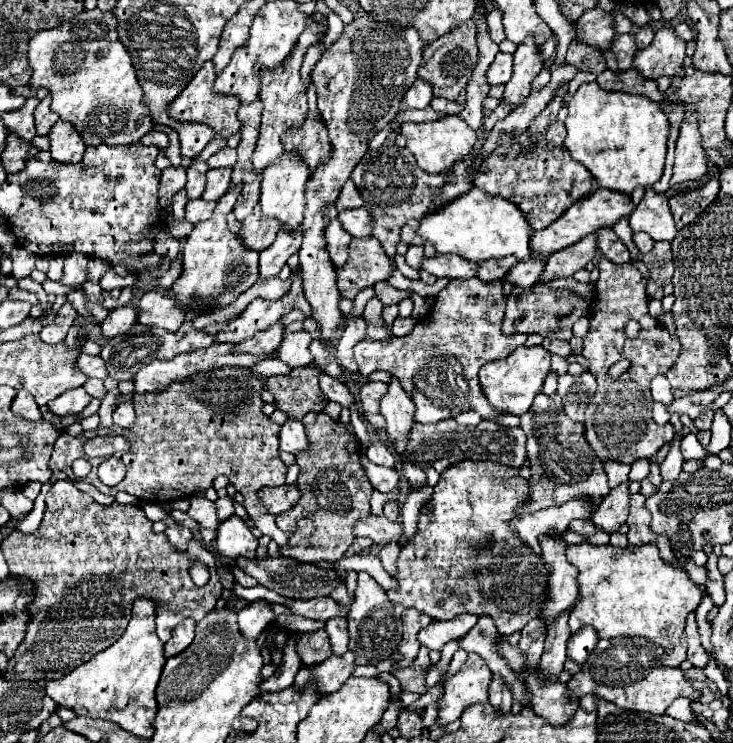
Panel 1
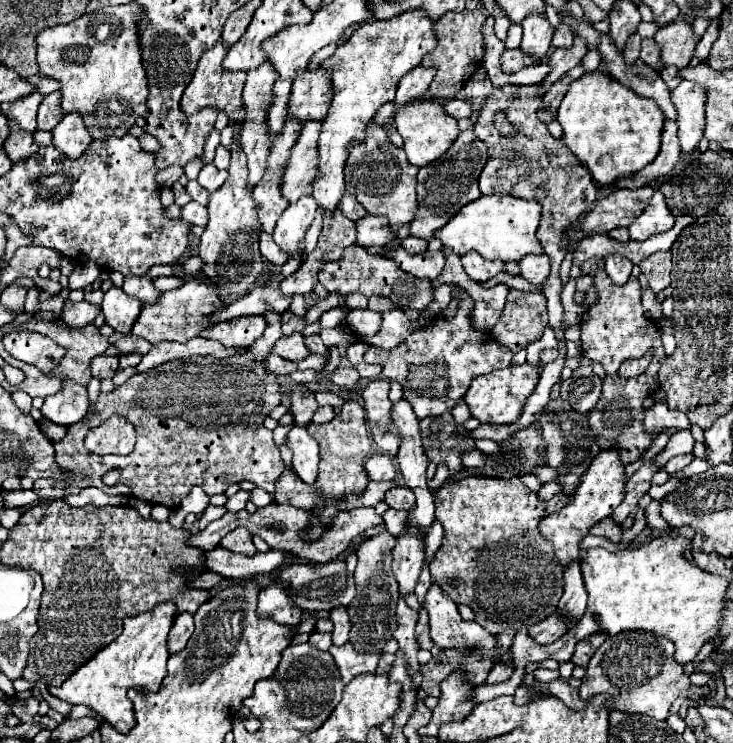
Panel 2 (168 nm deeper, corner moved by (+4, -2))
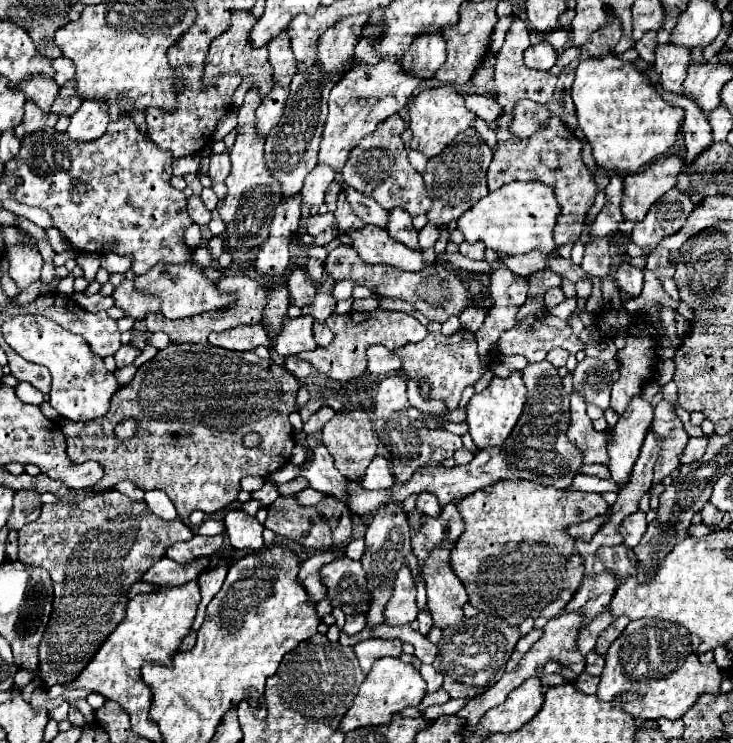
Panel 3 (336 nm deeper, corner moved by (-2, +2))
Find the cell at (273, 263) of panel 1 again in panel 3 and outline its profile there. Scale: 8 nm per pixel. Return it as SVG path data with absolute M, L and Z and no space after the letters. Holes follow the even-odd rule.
M316 165L312 173L308 173L302 195L304 195L304 205L308 207L318 207L324 203L324 191L326 187L334 181L336 171L330 165Z

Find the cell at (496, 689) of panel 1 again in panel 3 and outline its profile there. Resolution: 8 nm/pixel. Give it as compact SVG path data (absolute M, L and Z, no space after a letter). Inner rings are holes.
M532 629L528 635L524 635L518 643L516 643L516 649L514 649L514 653L512 653L512 657L510 657L510 661L508 661L508 671L512 671L516 665L518 665L518 659L520 657L524 657L524 653L542 637L542 629Z

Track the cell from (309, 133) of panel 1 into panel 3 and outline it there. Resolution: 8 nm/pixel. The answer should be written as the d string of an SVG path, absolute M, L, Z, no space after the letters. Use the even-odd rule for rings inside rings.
M370 13L342 17L332 25L332 29L328 29L328 33L320 37L318 63L326 69L326 73L338 73L344 65L350 65L350 55L354 53L368 19Z

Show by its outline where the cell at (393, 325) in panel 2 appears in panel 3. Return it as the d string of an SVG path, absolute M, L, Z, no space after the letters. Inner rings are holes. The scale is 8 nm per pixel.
M374 309L372 313L360 313L360 311L348 311L348 313L332 313L326 323L330 325L334 339L326 347L316 347L314 351L300 353L298 357L304 361L310 361L320 373L328 375L334 381L348 381L364 375L366 371L366 349L370 345L384 345L390 351L396 351L400 345L406 343L416 343L426 337L426 327L414 319L408 313L402 311L388 311L388 309Z

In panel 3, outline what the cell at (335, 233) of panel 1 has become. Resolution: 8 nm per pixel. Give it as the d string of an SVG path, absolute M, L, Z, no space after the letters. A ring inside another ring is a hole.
M340 193L340 197L338 197L338 209L334 211L334 215L336 215L336 221L338 221L338 225L340 225L342 231L344 231L346 227L362 227L362 225L364 225L362 219L352 211L352 207L350 207L350 203L346 201L344 193Z

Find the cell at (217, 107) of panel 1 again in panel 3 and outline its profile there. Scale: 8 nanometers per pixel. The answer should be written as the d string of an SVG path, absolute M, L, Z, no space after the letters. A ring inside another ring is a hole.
M236 11L232 15L232 25L230 29L216 37L210 45L208 51L208 59L206 59L206 71L204 71L204 85L210 85L218 75L224 73L232 73L238 71L242 73L242 77L252 77L254 79L254 87L258 87L260 97L266 97L274 85L274 75L272 75L272 65L268 61L268 49L266 47L258 47L254 49L250 43L250 31L256 25L256 17L252 17L250 11Z

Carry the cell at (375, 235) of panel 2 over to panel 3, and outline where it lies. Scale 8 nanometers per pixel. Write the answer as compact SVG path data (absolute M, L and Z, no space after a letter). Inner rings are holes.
M404 209L390 211L390 223L388 223L388 235L398 239L400 243L408 245L410 249L420 249L418 245L418 231L412 225L410 213L404 213Z

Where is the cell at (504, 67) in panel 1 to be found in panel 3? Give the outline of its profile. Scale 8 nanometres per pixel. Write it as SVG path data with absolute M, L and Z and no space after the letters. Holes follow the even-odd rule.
M536 43L526 49L524 53L524 63L530 69L540 69L540 71L550 71L552 65L556 63L558 51L550 43Z

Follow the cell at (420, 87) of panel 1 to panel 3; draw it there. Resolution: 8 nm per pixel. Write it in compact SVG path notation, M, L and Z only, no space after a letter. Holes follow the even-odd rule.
M440 31L420 33L402 55L404 69L420 75L422 79L432 79L436 69L444 63L444 47L446 45Z

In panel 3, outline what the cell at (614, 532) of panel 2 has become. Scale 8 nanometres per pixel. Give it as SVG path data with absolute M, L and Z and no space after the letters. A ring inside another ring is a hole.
M638 511L638 513L634 513L632 517L628 517L628 521L624 521L624 525L620 525L620 533L624 535L624 543L634 549L634 547L640 543L640 539L642 539L646 527L648 527L646 513Z

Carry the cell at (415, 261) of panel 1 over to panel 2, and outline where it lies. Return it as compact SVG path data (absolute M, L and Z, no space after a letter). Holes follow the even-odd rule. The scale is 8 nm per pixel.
M408 237L408 239L402 241L402 247L404 247L410 255L418 255L418 253L426 251L428 241L422 241L422 239L418 239L418 237Z

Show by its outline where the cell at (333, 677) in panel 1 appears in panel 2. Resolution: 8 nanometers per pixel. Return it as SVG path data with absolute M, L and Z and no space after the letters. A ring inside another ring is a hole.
M350 643L342 645L342 647L332 647L330 655L336 661L336 667L340 671L342 683L346 685L352 677L360 675L360 673L374 673L380 655L358 655L354 651L354 647Z

